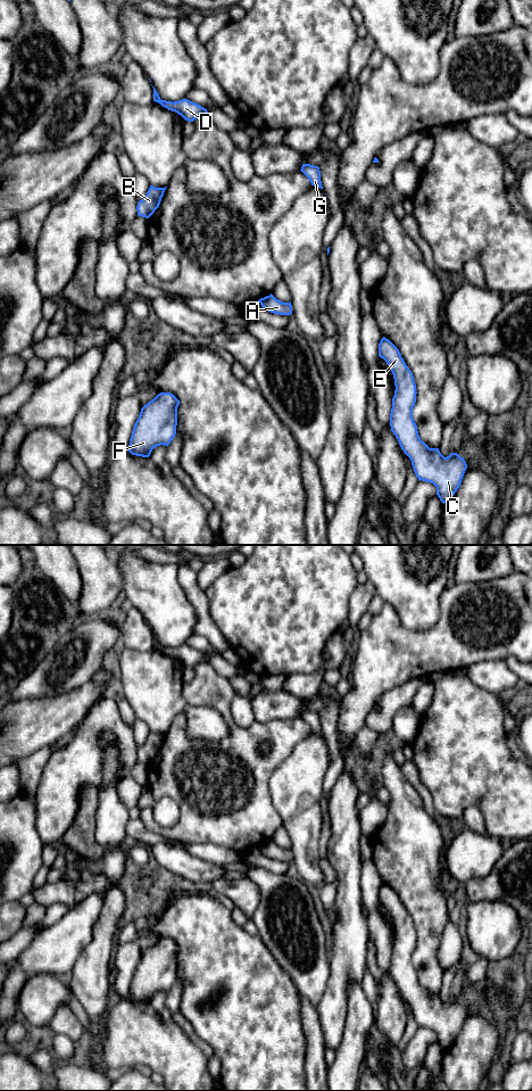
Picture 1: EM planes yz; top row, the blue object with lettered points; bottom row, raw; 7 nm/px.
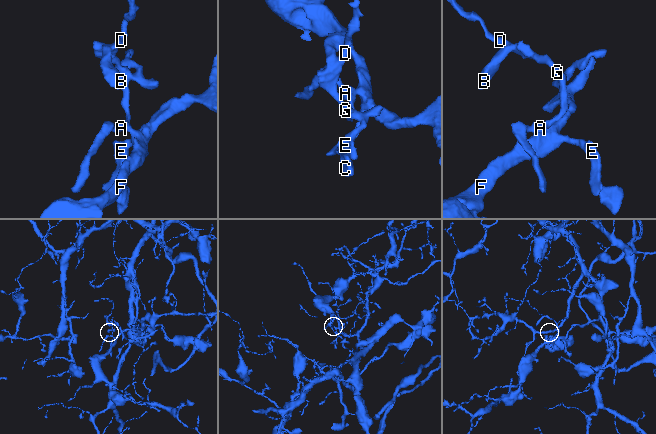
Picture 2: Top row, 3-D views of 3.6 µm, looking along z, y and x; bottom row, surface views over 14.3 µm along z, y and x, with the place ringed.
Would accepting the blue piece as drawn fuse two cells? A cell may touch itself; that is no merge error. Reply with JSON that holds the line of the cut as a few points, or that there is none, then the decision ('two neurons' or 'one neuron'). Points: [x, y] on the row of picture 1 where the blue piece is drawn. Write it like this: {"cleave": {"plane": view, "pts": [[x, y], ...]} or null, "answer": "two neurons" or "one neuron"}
{"cleave": null, "answer": "one neuron"}

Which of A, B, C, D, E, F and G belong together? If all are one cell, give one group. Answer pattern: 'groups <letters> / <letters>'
groups A B C D E F G

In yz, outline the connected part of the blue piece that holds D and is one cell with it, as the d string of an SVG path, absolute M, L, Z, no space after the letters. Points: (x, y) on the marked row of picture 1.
M153 88L153 101L160 104L163 107L167 108L168 110L177 113L185 121L189 122L193 122L200 116L209 116L209 113L207 111L206 108L188 99L182 99L174 102L161 100L155 88Z

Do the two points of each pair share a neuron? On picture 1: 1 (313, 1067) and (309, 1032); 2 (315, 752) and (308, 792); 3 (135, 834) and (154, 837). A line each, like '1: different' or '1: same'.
1: same
2: same
3: same

